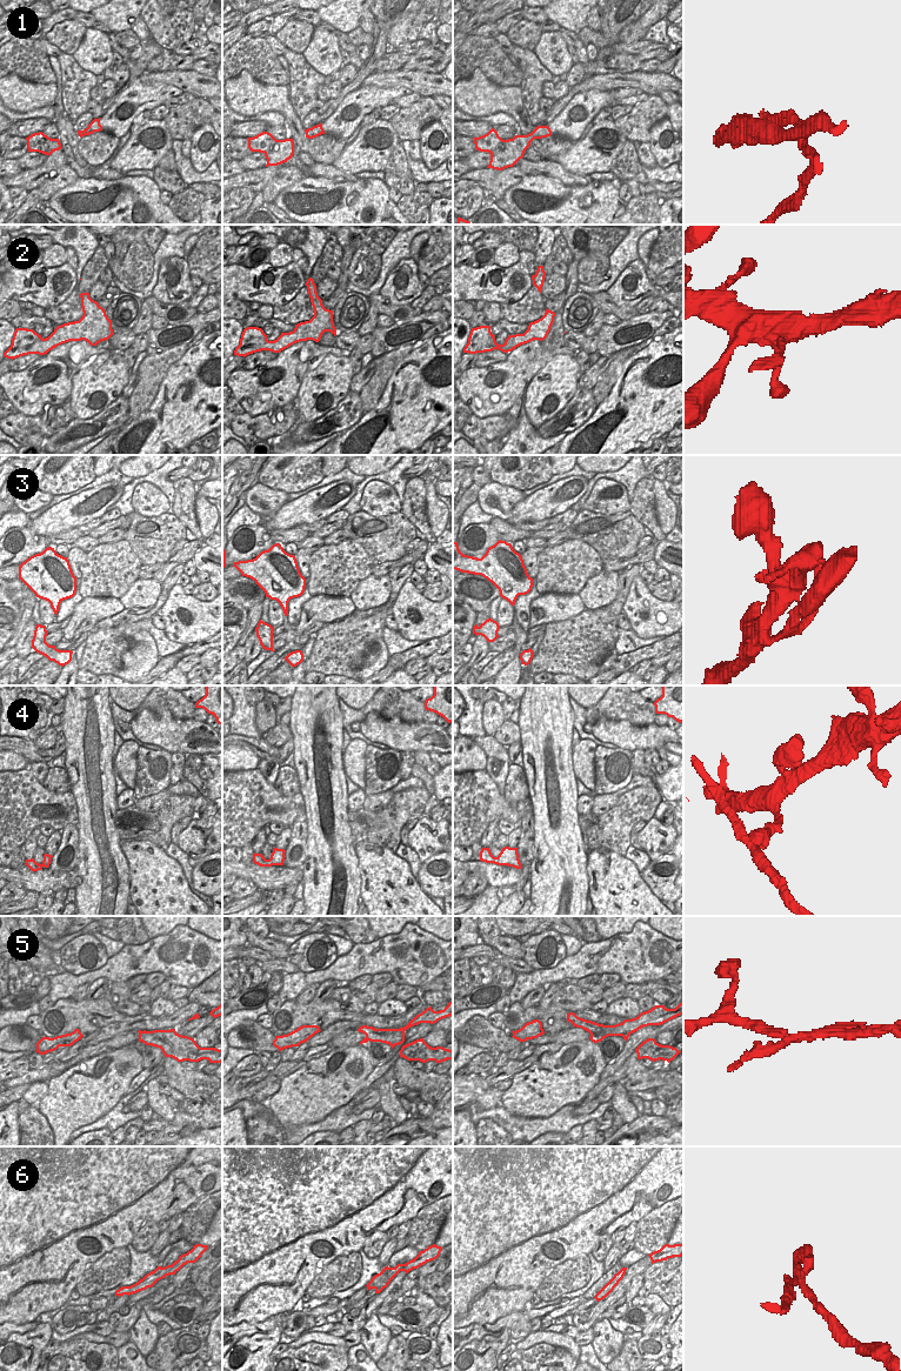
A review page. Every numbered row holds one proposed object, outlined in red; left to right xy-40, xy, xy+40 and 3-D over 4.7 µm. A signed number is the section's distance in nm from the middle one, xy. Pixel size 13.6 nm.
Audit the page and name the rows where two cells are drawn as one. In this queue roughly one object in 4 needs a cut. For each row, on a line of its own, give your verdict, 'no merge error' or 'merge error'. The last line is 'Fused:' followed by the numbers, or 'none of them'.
1: merge error
2: no merge error
3: no merge error
4: merge error
5: merge error
6: merge error
Fused: 1, 4, 5, 6

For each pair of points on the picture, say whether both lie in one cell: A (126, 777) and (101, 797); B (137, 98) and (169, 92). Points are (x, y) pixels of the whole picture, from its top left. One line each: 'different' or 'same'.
A: different
B: same

